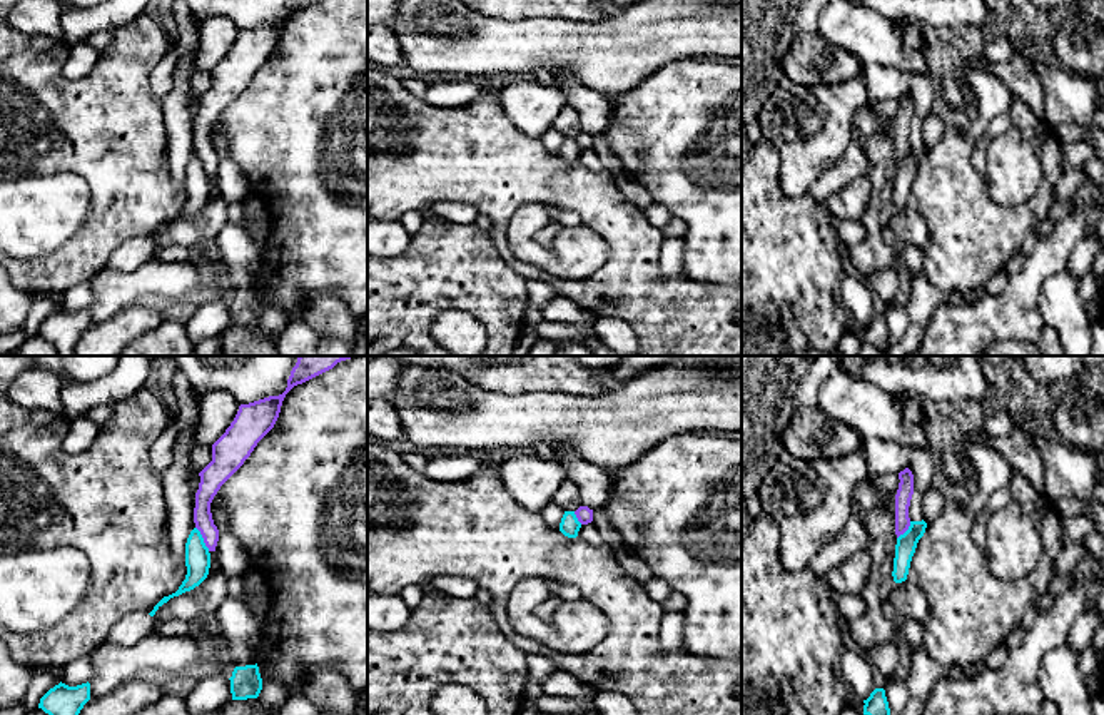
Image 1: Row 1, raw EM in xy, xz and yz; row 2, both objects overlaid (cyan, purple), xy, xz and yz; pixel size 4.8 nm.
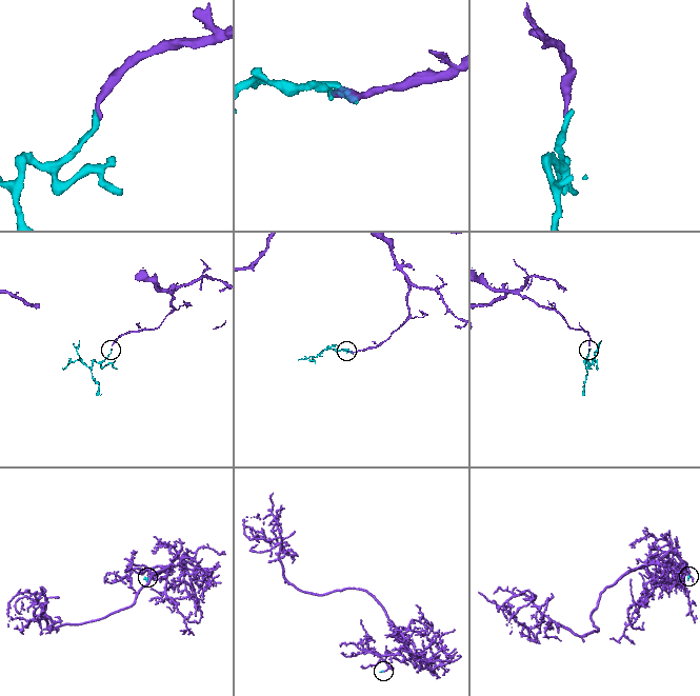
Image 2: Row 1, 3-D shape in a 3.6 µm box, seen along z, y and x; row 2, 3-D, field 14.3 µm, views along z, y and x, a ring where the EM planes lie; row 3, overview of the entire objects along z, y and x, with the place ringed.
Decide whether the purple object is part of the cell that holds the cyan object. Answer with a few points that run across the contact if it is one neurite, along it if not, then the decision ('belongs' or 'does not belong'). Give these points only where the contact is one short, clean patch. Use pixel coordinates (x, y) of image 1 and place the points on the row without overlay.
line xy (196, 152), (209, 176); does not belong

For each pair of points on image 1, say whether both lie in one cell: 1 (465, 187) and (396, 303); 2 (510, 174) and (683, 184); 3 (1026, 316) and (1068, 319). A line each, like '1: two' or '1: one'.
1: two
2: two
3: two

